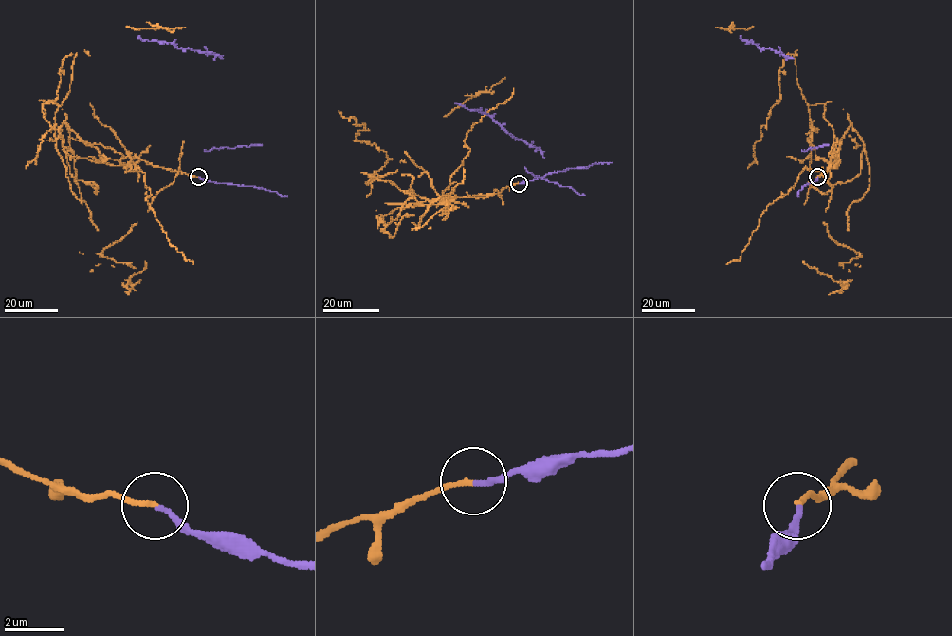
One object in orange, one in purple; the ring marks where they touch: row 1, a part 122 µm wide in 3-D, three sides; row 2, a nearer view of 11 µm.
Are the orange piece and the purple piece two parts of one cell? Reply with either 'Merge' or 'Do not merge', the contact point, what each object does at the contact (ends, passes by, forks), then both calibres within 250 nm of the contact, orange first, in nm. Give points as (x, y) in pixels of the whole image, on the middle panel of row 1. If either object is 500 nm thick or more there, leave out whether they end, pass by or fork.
Do not merge. Place: (519, 183). At the ring orange ends. At the ring purple ends. Thickness 150 nm (orange) against 180 nm

